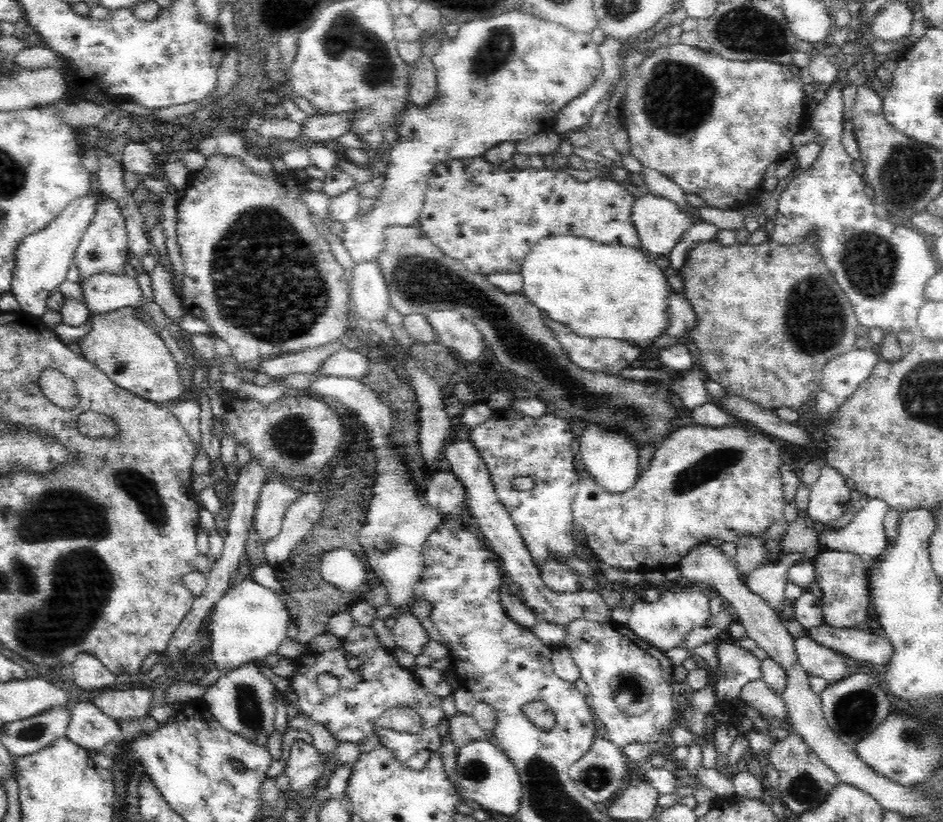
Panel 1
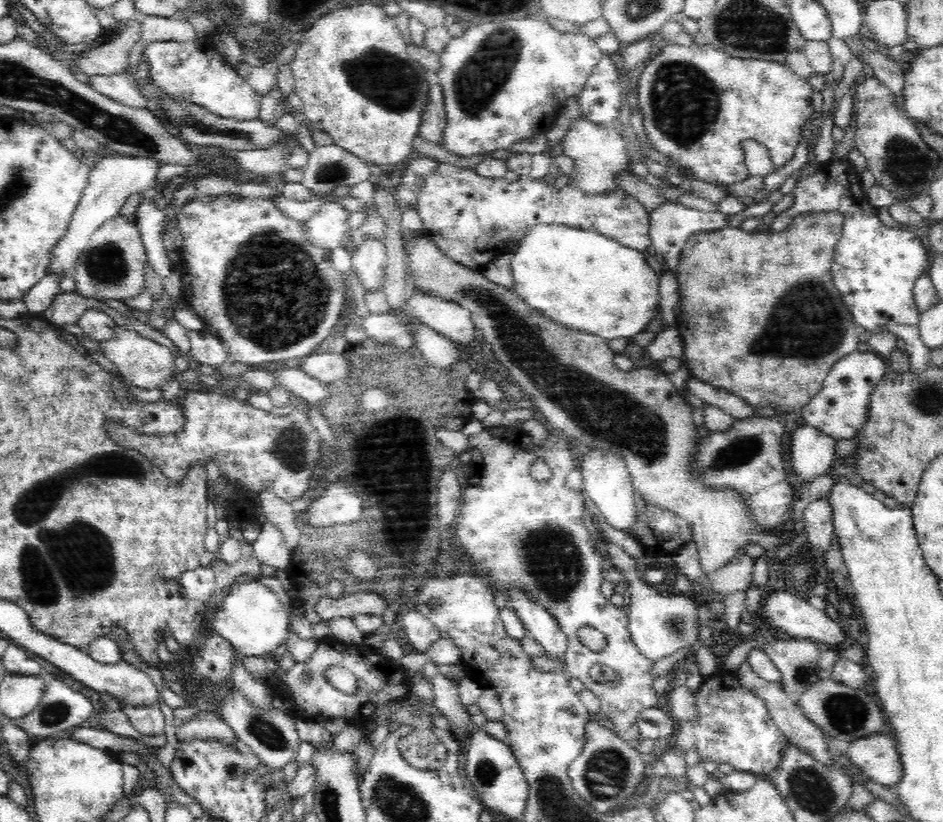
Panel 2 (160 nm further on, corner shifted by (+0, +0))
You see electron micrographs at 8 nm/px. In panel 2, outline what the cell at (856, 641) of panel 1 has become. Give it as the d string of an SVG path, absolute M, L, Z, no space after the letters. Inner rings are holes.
M778 588L774 593L769 595L764 605L760 607L759 612L767 624L792 637L813 638L819 643L827 644L835 649L837 647L844 647L850 643L846 631L832 618L828 617L825 610L814 608L808 601L786 590Z

